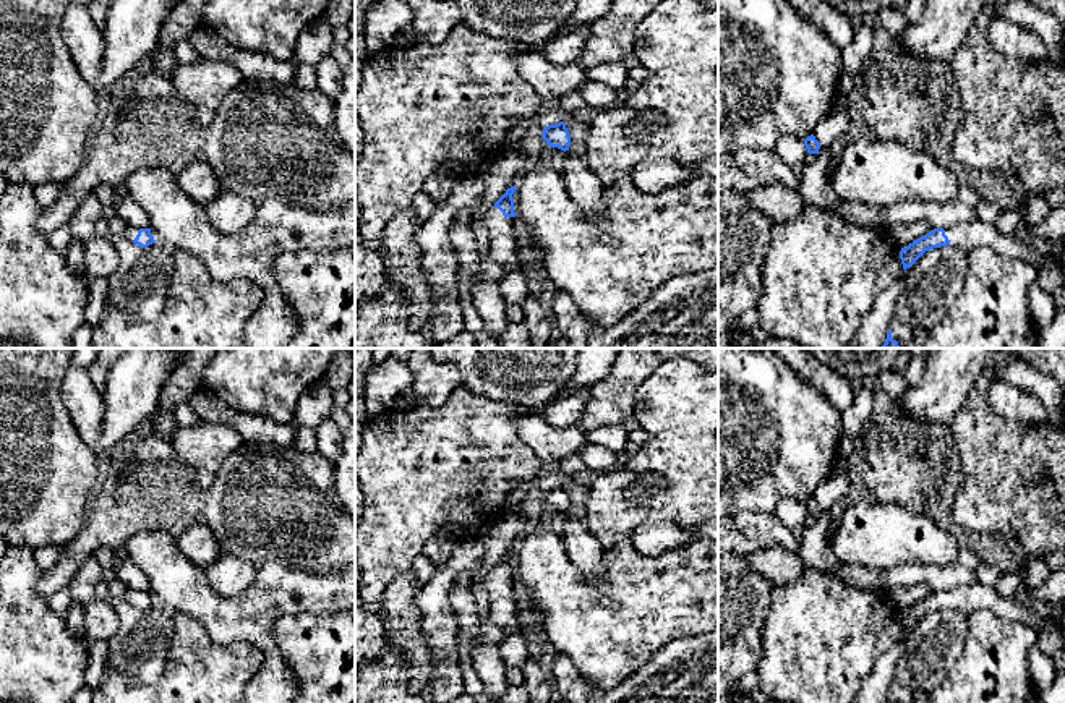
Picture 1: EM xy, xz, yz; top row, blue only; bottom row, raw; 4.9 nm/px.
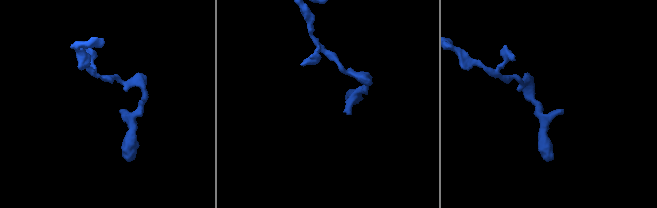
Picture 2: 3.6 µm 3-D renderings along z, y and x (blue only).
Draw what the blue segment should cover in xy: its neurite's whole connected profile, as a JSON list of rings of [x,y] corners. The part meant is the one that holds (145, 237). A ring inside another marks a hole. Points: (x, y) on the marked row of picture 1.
[[[128,227],[125,236],[141,248],[148,248],[156,241],[151,233],[151,228]]]

